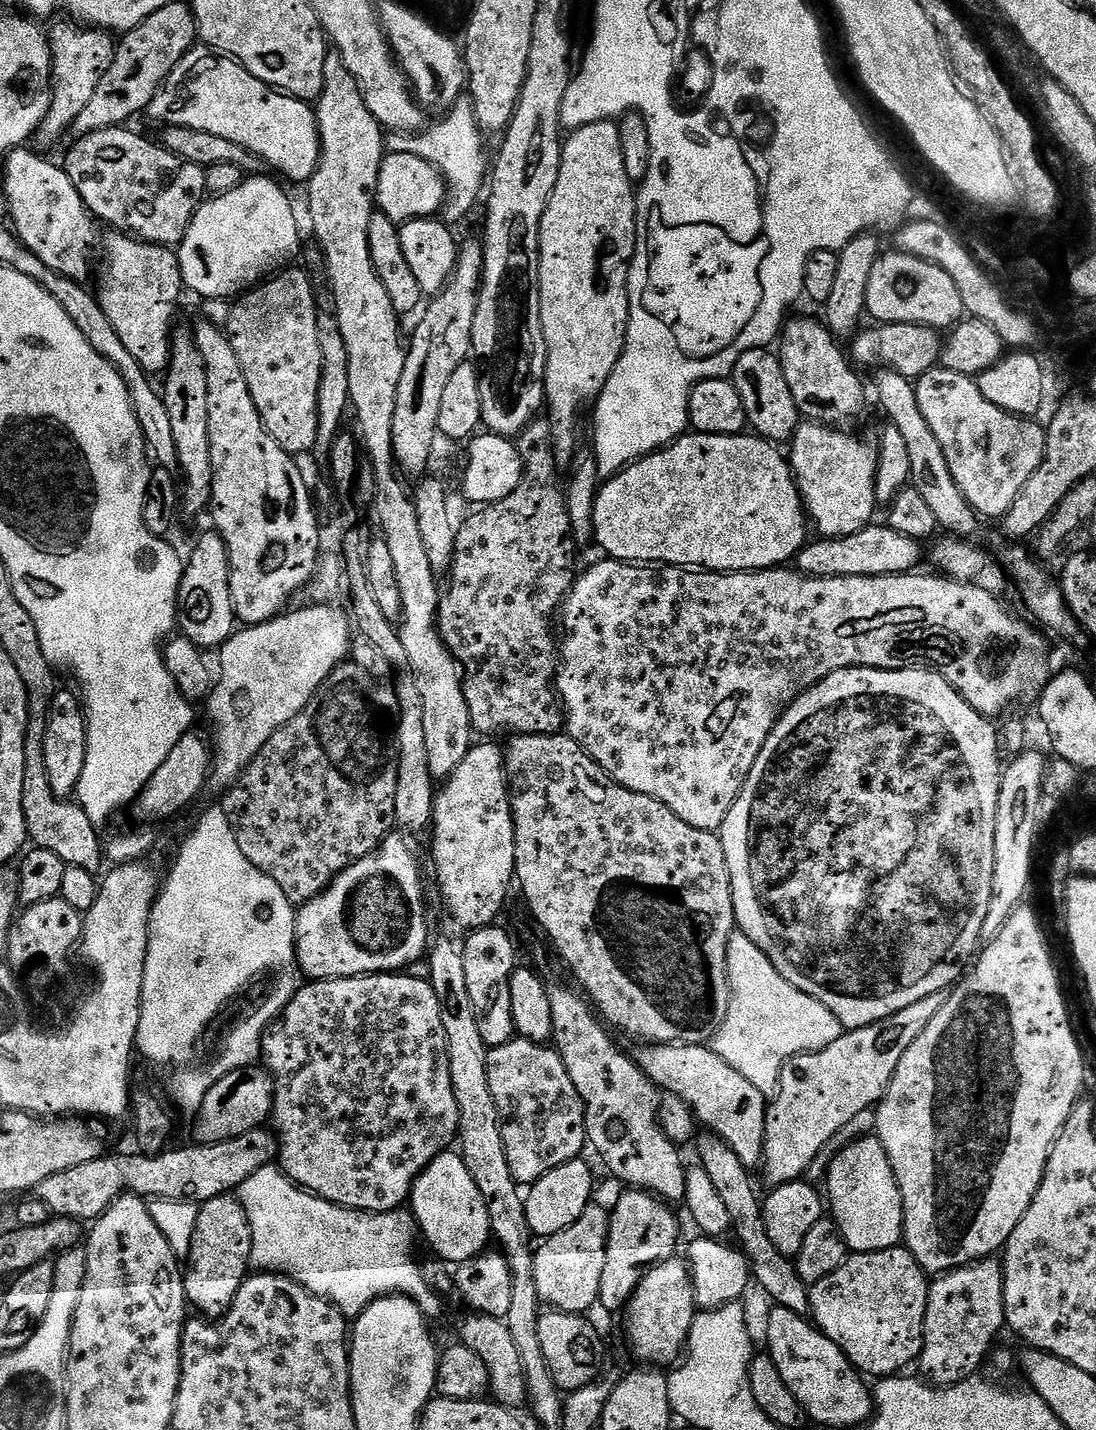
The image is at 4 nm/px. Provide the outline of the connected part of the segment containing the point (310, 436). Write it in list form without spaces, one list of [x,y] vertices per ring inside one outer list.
[[[288,266],[275,273],[271,278],[265,279],[255,288],[243,293],[231,305],[226,321],[228,341],[234,346],[234,354],[238,354],[238,362],[242,362],[242,374],[246,374],[246,386],[250,386],[250,398],[254,398],[254,406],[258,406],[258,414],[274,442],[282,446],[282,450],[293,454],[299,452],[312,452],[316,447],[318,438],[318,384],[322,382],[322,346],[318,346],[318,303],[316,304],[316,292],[312,289],[312,280],[297,266]]]

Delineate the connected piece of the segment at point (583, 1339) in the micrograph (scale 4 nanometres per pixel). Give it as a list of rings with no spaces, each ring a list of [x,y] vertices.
[[[548,1310],[538,1322],[538,1338],[542,1341],[542,1354],[546,1354],[546,1366],[559,1386],[561,1393],[577,1392],[601,1375],[600,1363],[604,1360],[604,1340],[600,1332],[588,1321],[589,1317],[575,1312]]]

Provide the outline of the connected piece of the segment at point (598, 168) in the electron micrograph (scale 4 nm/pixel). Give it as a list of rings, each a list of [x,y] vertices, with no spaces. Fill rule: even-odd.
[[[594,122],[575,129],[569,136],[572,137],[563,141],[560,150],[560,173],[558,182],[554,182],[554,194],[550,194],[546,214],[540,219],[538,266],[540,317],[548,351],[544,375],[546,416],[552,426],[552,450],[561,466],[575,461],[580,415],[595,405],[624,352],[630,314],[628,271],[636,253],[636,192],[634,181],[626,174],[626,162],[622,162],[619,123]]]

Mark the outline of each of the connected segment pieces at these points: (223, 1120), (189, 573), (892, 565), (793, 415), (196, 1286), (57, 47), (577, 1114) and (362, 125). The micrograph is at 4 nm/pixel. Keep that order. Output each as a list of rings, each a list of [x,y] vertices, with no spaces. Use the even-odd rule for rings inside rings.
[[[263,1067],[239,1068],[218,1080],[206,1094],[202,1106],[197,1110],[196,1144],[217,1144],[230,1138],[238,1138],[250,1130],[269,1123],[272,1103],[276,1097],[276,1083]]]
[[[209,530],[202,533],[192,553],[186,556],[179,607],[183,612],[178,620],[179,631],[202,650],[219,649],[237,631],[238,621],[230,594],[230,558],[219,532]],[[184,612],[188,616],[184,616]]]
[[[873,522],[849,536],[816,538],[796,555],[795,567],[806,576],[818,578],[862,578],[863,576],[902,576],[913,571],[920,560],[921,541],[906,538],[887,523]]]
[[[768,348],[750,350],[742,354],[742,358],[738,358],[736,369],[732,371],[730,379],[742,398],[742,406],[748,415],[751,431],[765,440],[791,441],[802,423],[802,417],[794,402],[794,394],[786,384],[786,374],[782,374],[779,355]]]
[[[225,1194],[218,1198],[210,1198],[205,1204],[199,1205],[194,1222],[194,1238],[190,1242],[184,1274],[184,1289],[188,1295],[189,1305],[195,1311],[197,1308],[200,1311],[197,1313],[204,1318],[225,1316],[231,1310],[238,1290],[248,1279],[251,1264],[252,1231],[250,1230],[250,1218],[246,1218],[246,1210],[242,1206],[239,1195]]]
[[[75,22],[56,24],[50,28],[52,45],[52,101],[46,118],[40,124],[38,140],[44,144],[56,144],[65,135],[69,135],[74,121],[82,110],[86,110],[86,102],[94,98],[94,90],[98,90],[98,82],[106,78],[106,70],[114,66],[117,37],[105,32],[103,28],[89,28]]]
[[[513,1038],[502,1046],[489,1048],[488,1077],[490,1094],[494,1094],[500,1119],[507,1122],[504,1124],[506,1158],[510,1162],[510,1174],[514,1174],[517,1185],[531,1186],[550,1170],[577,1159],[583,1153],[580,1151],[586,1148],[588,1138],[584,1103],[578,1090],[574,1090],[574,1082],[570,1082],[570,1074],[566,1074],[566,1066],[555,1047],[536,1044],[523,1038]]]
[[[329,50],[326,54],[326,62],[324,63],[324,85],[322,86],[322,94],[320,99],[315,101],[314,107],[316,109],[316,121],[320,127],[320,161],[316,167],[316,172],[312,175],[312,179],[307,181],[306,188],[308,188],[308,216],[312,219],[312,232],[316,235],[316,240],[319,251],[322,253],[322,264],[323,267],[328,267],[328,282],[332,286],[332,296],[336,299],[334,303],[334,311],[336,313],[336,321],[338,326],[342,330],[342,342],[346,342],[346,358],[350,358],[350,408],[354,413],[356,412],[356,424],[360,427],[358,431],[359,441],[362,443],[363,449],[372,458],[372,464],[370,464],[370,470],[376,475],[376,498],[374,501],[374,513],[380,519],[380,528],[382,531],[382,539],[386,542],[386,546],[390,550],[390,554],[394,561],[394,572],[398,574],[398,586],[400,593],[402,594],[402,615],[398,620],[398,631],[402,638],[402,647],[406,650],[406,658],[410,658],[410,671],[416,676],[418,682],[418,690],[422,694],[422,718],[424,719],[424,725],[426,729],[426,751],[429,752],[430,757],[430,774],[432,775],[433,781],[443,782],[448,777],[454,774],[454,770],[458,770],[458,766],[462,766],[462,762],[466,758],[466,754],[474,746],[474,729],[472,727],[472,719],[470,718],[470,710],[468,709],[468,703],[464,697],[464,674],[461,666],[454,657],[452,657],[452,651],[447,648],[444,644],[444,639],[440,637],[440,629],[438,627],[438,617],[440,614],[440,597],[442,595],[441,585],[436,585],[438,580],[437,572],[432,569],[432,563],[430,562],[429,556],[426,555],[426,546],[422,543],[422,530],[418,527],[418,510],[416,509],[416,501],[410,488],[407,488],[405,477],[398,474],[398,465],[396,462],[396,455],[394,454],[394,408],[398,406],[398,386],[402,383],[402,372],[406,366],[406,358],[408,353],[406,351],[406,336],[400,333],[400,323],[402,323],[401,317],[394,310],[394,306],[390,302],[390,297],[386,294],[386,286],[382,286],[382,278],[378,278],[378,270],[374,270],[374,258],[370,258],[370,218],[373,212],[377,211],[376,207],[376,187],[378,186],[378,174],[382,170],[382,162],[386,155],[386,132],[385,129],[380,127],[380,123],[374,118],[374,114],[370,114],[370,110],[366,106],[366,102],[362,98],[362,90],[358,90],[358,82],[354,78],[354,74],[350,74],[350,69],[346,67],[346,62],[342,62],[342,58],[335,52],[335,50]]]

